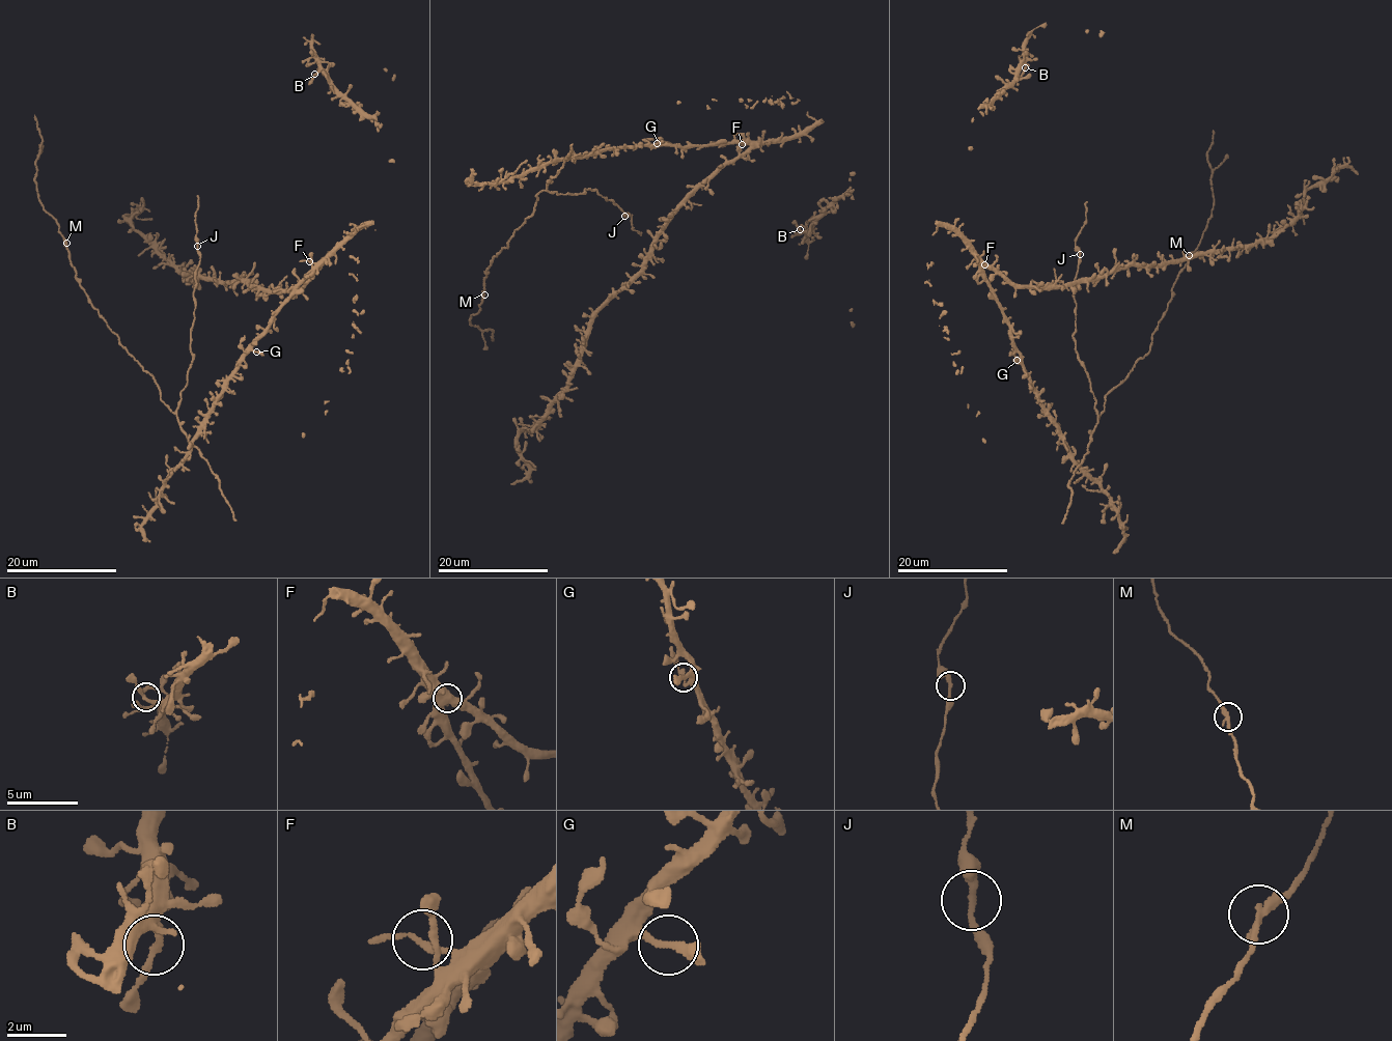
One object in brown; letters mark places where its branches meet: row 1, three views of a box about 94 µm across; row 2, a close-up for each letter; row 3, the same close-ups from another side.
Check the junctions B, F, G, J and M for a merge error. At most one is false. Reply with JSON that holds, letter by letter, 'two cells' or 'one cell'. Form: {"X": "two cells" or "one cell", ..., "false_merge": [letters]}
{"B": "one cell", "F": "one cell", "G": "one cell", "J": "one cell", "M": "one cell", "false_merge": []}

